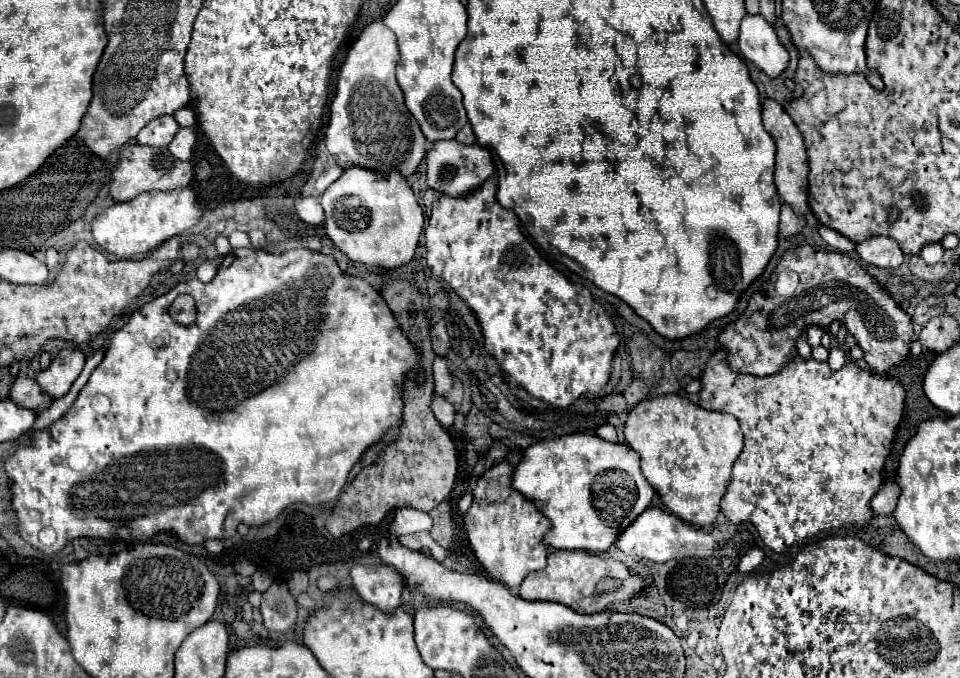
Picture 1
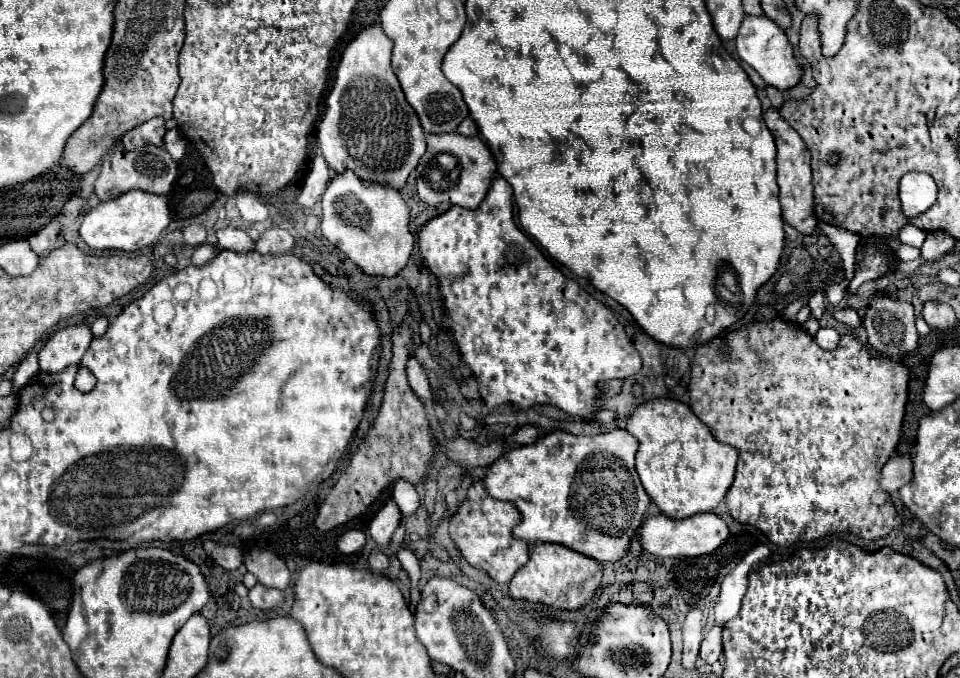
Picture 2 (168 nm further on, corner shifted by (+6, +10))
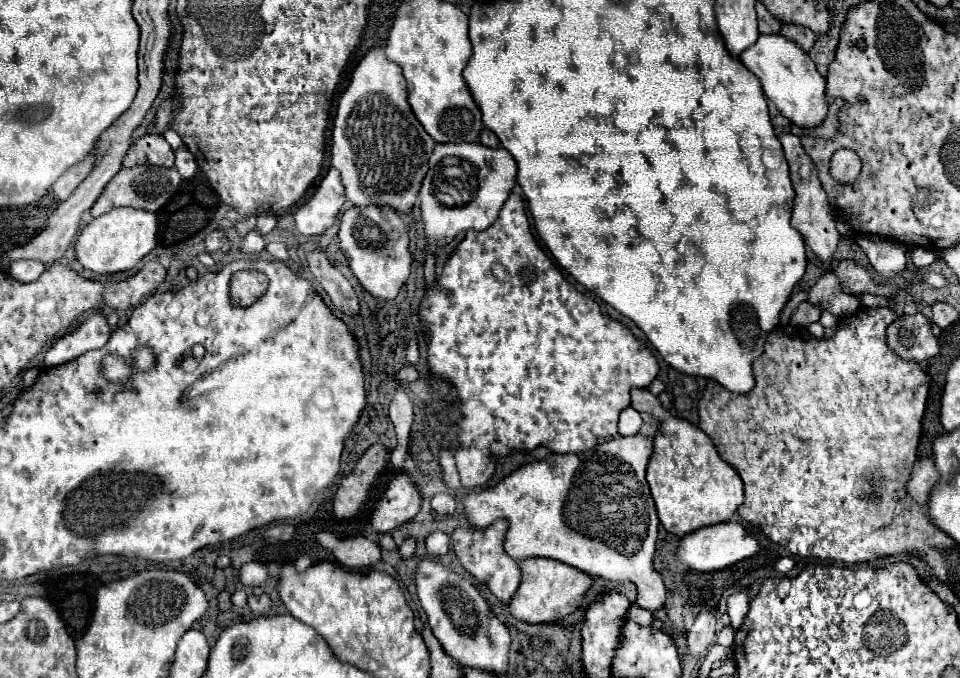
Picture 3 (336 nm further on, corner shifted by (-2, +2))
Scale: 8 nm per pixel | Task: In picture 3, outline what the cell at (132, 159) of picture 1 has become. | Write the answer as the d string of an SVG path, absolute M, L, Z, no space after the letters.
M136 166L136 168L124 168L120 170L104 188L100 198L92 204L90 214L102 216L108 210L116 206L130 206L136 210L148 210L148 212L158 212L166 202L174 196L178 184L180 184L180 174L174 168L162 168L162 166Z

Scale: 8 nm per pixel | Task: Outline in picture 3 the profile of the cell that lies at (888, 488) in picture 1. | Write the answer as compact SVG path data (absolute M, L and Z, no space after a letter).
M924 458L924 460L918 460L914 464L912 476L910 476L906 488L908 488L908 492L912 494L912 498L916 502L922 502L922 506L926 506L928 498L930 498L930 492L936 486L938 480L940 480L940 472L936 470L934 460L932 458Z

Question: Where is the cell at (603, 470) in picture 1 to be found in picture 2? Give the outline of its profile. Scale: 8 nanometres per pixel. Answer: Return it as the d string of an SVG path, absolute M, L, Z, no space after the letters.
M616 428L594 436L574 436L568 432L550 432L534 444L526 444L500 456L486 472L486 490L500 500L510 500L522 512L522 522L514 536L526 542L554 542L578 550L600 564L614 562L624 556L640 522L644 520L650 496L642 488L634 470L634 454L638 440L626 430Z

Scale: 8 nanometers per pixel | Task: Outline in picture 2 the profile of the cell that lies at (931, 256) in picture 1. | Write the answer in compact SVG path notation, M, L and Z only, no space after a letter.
M906 224L906 226L900 230L898 240L900 240L902 244L906 244L906 246L920 248L920 246L924 244L924 240L926 240L926 232L920 230L920 228L916 228L914 224Z

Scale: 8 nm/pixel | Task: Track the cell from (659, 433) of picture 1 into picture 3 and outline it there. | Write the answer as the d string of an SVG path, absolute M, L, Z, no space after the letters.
M668 416L654 436L654 452L648 462L646 480L656 502L660 524L666 532L682 538L698 528L728 522L742 504L742 480L732 466L722 462L712 440L694 424Z

